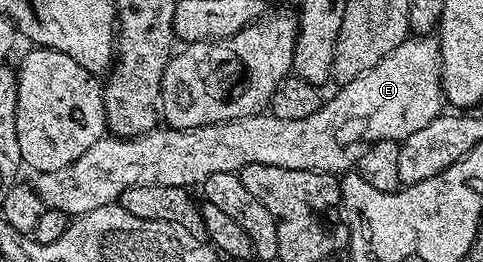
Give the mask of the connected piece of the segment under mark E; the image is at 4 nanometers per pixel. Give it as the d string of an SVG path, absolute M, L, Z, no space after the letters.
M412 35L407 41L403 41L398 47L394 47L394 51L390 51L390 55L386 55L386 59L382 59L382 63L378 63L374 67L370 67L370 71L366 71L362 75L358 75L358 79L350 79L343 82L339 86L340 90L333 95L332 101L325 100L321 104L318 111L314 111L314 115L310 115L306 119L278 119L269 115L267 112L256 113L253 117L243 117L242 119L234 119L233 121L223 121L217 125L207 125L201 129L169 129L167 127L157 127L151 129L149 133L144 133L140 137L113 137L105 136L98 143L94 143L94 147L90 147L90 151L78 155L78 159L74 159L74 163L70 163L70 167L58 167L58 171L46 171L45 173L36 173L34 179L34 188L36 194L44 200L45 206L50 209L57 209L69 215L79 215L86 211L94 211L94 207L102 207L119 202L122 191L126 191L130 187L137 185L138 187L182 187L188 189L196 185L203 186L206 179L210 179L210 175L218 175L221 171L227 173L239 173L242 167L246 167L250 163L270 163L270 167L290 167L291 169L312 169L315 173L330 173L333 175L344 175L349 172L348 169L357 164L360 160L361 150L359 148L352 149L355 145L363 146L365 143L375 143L377 141L398 141L402 142L410 135L414 135L414 131L422 131L422 127L426 127L426 123L433 121L435 117L439 117L442 112L442 106L445 104L444 88L440 86L440 43L435 36L432 35Z

